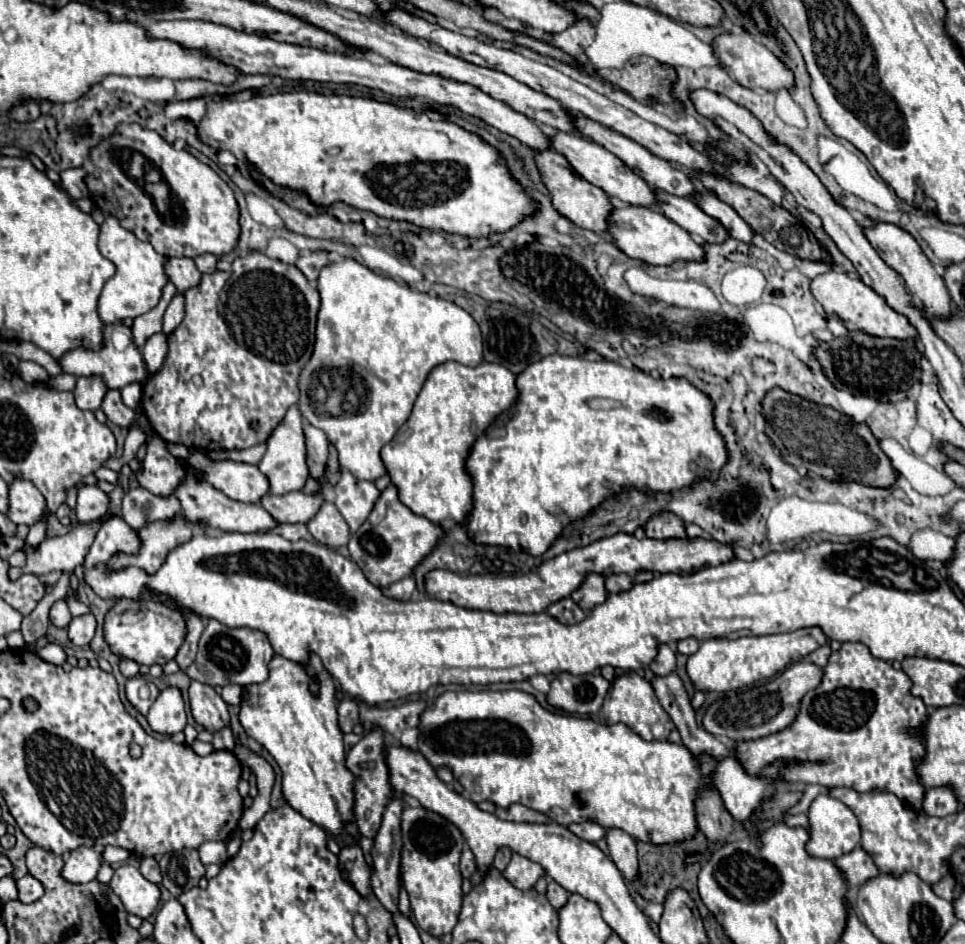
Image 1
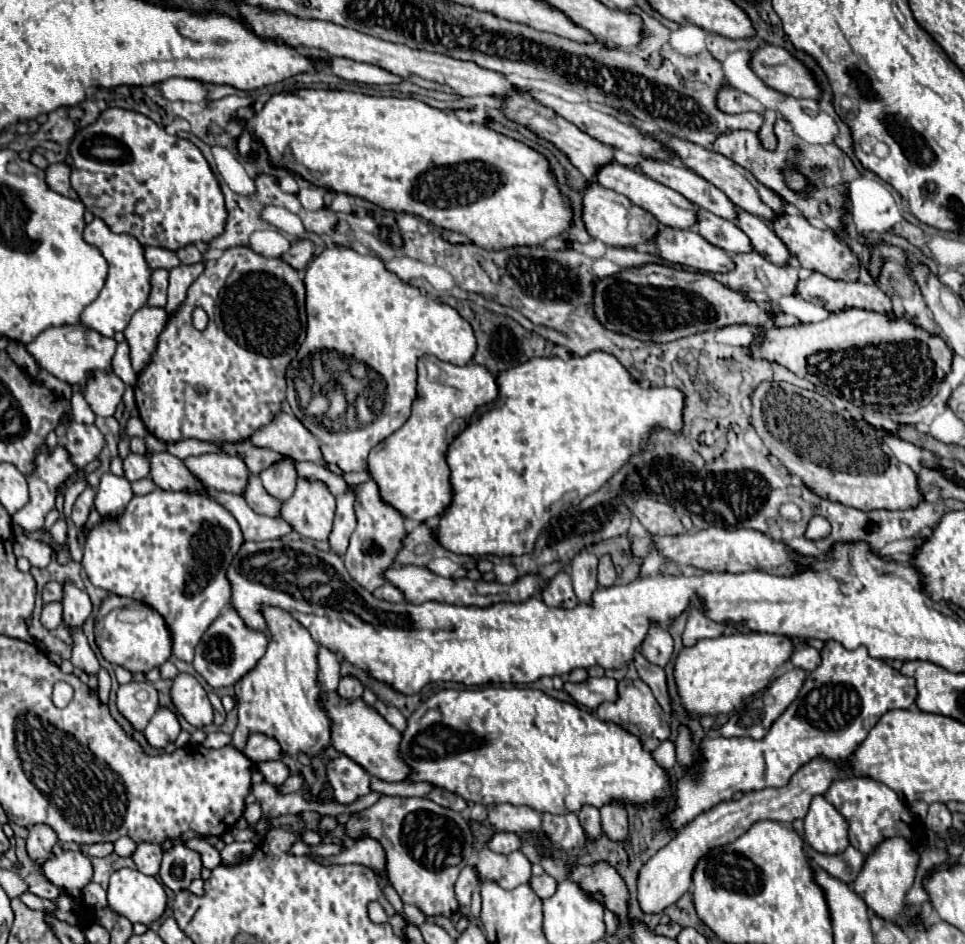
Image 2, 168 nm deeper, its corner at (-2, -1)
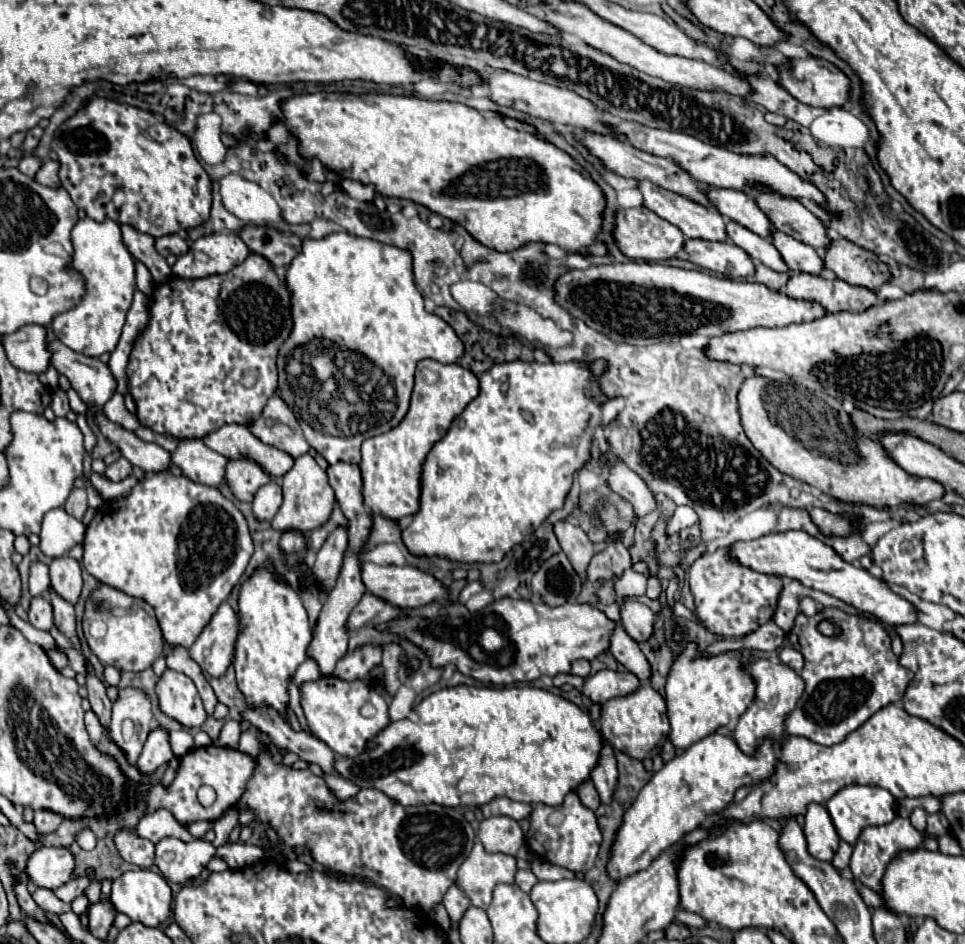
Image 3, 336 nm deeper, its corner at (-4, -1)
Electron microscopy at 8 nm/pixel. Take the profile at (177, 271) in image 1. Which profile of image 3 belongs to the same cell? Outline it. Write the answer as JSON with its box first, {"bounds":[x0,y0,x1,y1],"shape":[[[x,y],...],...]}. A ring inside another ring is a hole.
{"bounds":[121,225,159,267],"shape":[[[121,225],[121,233],[123,233],[123,241],[129,249],[129,253],[141,261],[143,265],[149,267],[149,261],[155,263],[155,259],[159,259],[157,249],[155,249],[155,239],[151,235],[139,233],[137,229],[129,227],[129,225]]]}

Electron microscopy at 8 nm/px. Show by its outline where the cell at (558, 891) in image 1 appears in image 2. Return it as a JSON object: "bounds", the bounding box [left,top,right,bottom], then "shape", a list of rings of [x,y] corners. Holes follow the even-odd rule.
{"bounds":[529,873,557,899],"shape":[[[543,873],[543,875],[539,875],[539,877],[531,877],[531,879],[529,879],[529,885],[531,885],[531,889],[533,889],[541,899],[545,899],[547,895],[553,895],[553,893],[555,893],[557,881],[555,881],[553,877],[549,877],[547,873]]]}

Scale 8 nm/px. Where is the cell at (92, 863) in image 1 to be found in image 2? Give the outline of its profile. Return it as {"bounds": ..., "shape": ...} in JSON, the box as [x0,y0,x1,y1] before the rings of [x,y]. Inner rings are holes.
{"bounds":[41,851,93,893],"shape":[[[63,851],[51,855],[41,865],[41,871],[47,881],[71,893],[81,891],[93,877],[91,859],[85,857],[81,851]]]}

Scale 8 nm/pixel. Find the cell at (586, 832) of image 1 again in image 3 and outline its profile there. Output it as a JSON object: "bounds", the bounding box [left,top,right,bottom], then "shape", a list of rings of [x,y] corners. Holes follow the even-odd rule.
{"bounds":[577,781,601,811],"shape":[[[585,781],[585,783],[577,789],[577,795],[579,795],[581,803],[583,803],[585,807],[589,807],[591,811],[595,811],[595,809],[601,805],[601,799],[599,799],[599,795],[597,795],[597,789],[595,789],[595,785],[593,785],[591,781]]]}

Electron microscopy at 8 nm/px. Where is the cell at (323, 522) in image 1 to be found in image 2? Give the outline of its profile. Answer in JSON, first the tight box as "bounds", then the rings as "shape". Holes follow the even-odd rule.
{"bounds":[277,477,335,541],"shape":[[[297,477],[297,489],[287,501],[283,501],[277,517],[303,537],[325,541],[335,517],[335,497],[323,481]]]}

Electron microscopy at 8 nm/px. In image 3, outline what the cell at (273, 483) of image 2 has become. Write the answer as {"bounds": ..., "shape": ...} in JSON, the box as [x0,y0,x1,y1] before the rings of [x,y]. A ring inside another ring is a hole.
{"bounds":[253,479,281,521],"shape":[[[271,479],[257,491],[253,499],[253,513],[257,519],[271,521],[273,515],[279,511],[279,507],[281,507],[281,481]]]}

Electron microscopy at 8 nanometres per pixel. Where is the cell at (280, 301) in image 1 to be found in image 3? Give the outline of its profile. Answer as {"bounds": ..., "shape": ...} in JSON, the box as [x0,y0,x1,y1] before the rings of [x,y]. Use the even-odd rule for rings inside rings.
{"bounds":[127,253,293,439],"shape":[[[249,253],[249,257],[245,261],[235,265],[225,275],[211,275],[211,277],[203,277],[203,279],[177,279],[175,275],[171,275],[165,285],[157,285],[155,287],[155,291],[151,295],[149,313],[151,313],[149,325],[139,335],[139,339],[137,339],[135,347],[133,347],[131,359],[129,359],[129,367],[127,367],[129,391],[131,391],[131,395],[135,399],[135,405],[137,405],[137,419],[139,419],[139,423],[143,427],[149,427],[151,431],[161,433],[161,435],[173,435],[175,439],[203,439],[205,435],[209,435],[209,431],[217,431],[217,427],[223,427],[225,423],[249,425],[249,423],[253,423],[253,419],[257,419],[261,415],[265,403],[277,391],[277,355],[279,355],[279,349],[281,349],[281,345],[285,343],[285,339],[293,331],[291,291],[287,289],[285,279],[275,273],[273,265],[263,255]],[[245,373],[255,377],[253,385],[249,385],[249,387],[241,383]]]}

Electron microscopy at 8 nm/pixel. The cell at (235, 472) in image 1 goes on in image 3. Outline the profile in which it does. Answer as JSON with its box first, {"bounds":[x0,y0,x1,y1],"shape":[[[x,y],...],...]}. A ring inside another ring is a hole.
{"bounds":[171,439,227,487],"shape":[[[183,439],[171,453],[173,463],[195,483],[219,487],[225,483],[227,459],[203,445],[201,439]]]}

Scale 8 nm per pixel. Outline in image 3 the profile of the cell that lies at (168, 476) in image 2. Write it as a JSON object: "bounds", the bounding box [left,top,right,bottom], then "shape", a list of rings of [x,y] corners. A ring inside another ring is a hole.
{"bounds":[95,415,171,473],"shape":[[[97,415],[95,421],[99,423],[103,435],[119,447],[125,459],[129,459],[135,467],[141,467],[145,473],[167,473],[171,467],[171,453],[155,443],[145,443],[135,437],[131,431],[111,423],[105,415]]]}

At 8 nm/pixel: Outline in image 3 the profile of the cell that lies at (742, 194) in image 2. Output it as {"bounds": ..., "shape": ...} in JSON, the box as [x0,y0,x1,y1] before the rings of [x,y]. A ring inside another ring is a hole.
{"bounds":[753,191,829,251],"shape":[[[753,191],[753,199],[757,207],[769,215],[769,221],[777,231],[783,231],[817,251],[829,245],[825,225],[797,199],[781,199],[781,195],[773,195],[773,191]]]}

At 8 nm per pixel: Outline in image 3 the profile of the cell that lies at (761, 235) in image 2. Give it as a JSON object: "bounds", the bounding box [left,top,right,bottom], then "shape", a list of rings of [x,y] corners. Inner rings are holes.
{"bounds":[769,231,825,275],"shape":[[[773,231],[773,235],[769,235],[769,241],[777,247],[777,251],[781,251],[785,265],[791,271],[805,271],[811,275],[819,275],[825,269],[819,253],[813,247],[793,239],[791,235],[785,235],[781,231]]]}

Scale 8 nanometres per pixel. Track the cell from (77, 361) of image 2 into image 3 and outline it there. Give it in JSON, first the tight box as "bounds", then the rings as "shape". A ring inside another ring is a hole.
{"bounds":[3,325,53,373],"shape":[[[27,325],[13,335],[3,337],[9,361],[23,371],[43,373],[51,367],[53,351],[49,351],[49,329],[43,325]]]}

